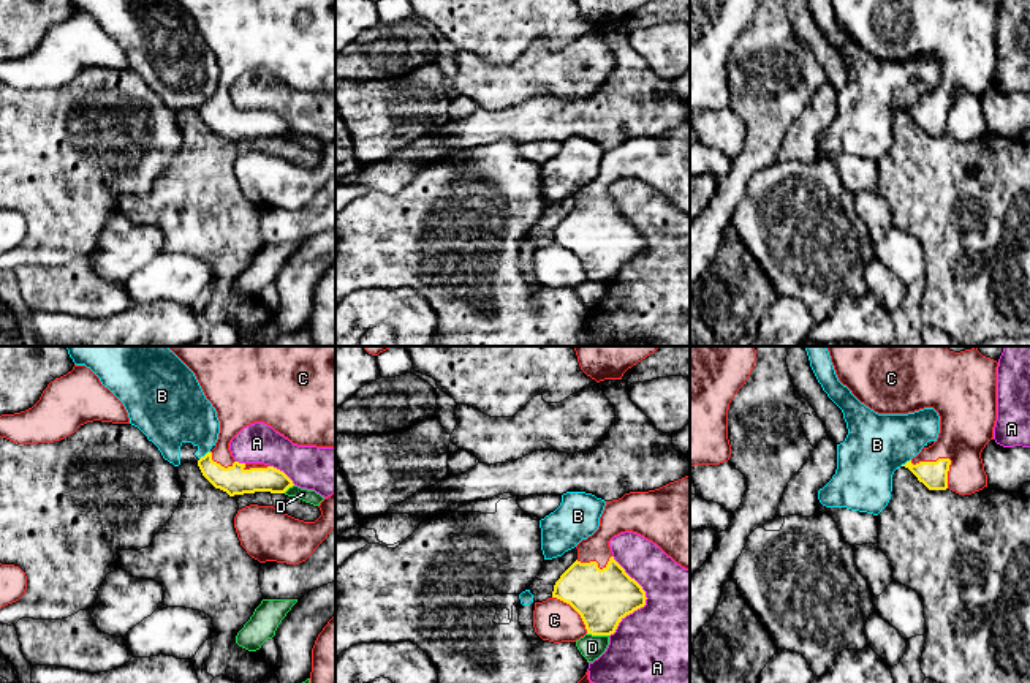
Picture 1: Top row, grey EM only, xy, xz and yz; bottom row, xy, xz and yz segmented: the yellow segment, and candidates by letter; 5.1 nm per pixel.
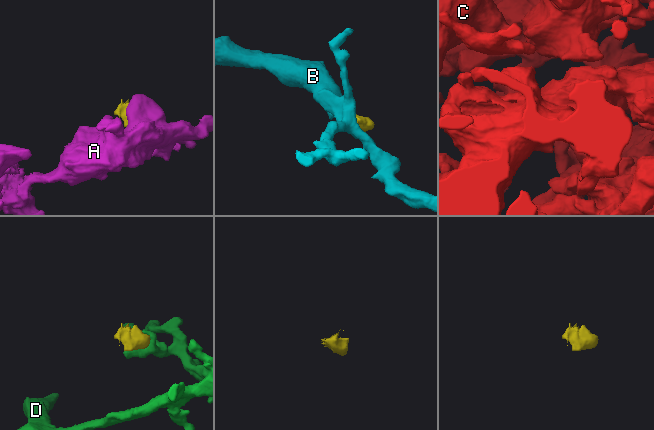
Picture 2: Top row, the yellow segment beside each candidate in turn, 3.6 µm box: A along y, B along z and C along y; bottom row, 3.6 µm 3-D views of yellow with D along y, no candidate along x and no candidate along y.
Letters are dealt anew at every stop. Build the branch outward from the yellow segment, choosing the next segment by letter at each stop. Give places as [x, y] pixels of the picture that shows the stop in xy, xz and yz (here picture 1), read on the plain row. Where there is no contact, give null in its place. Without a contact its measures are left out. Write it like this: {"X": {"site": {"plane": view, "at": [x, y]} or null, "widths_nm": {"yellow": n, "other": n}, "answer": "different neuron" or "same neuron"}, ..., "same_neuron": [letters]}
{"A": {"site": {"plane": "xz", "at": [646, 244]}, "widths_nm": {"yellow": 280, "other": 480}, "answer": "different neuron"}, "B": {"site": {"plane": "xy", "at": [206, 100]}, "widths_nm": {"yellow": 150, "other": 300}, "answer": "different neuron"}, "C": {"site": {"plane": "yz", "at": [943, 105]}, "widths_nm": {"yellow": 140, "other": 280}, "answer": "same neuron"}, "D": {"site": {"plane": "xz", "at": [598, 280]}, "widths_nm": {"yellow": 280, "other": 120}, "answer": "different neuron"}, "same_neuron": ["C"]}

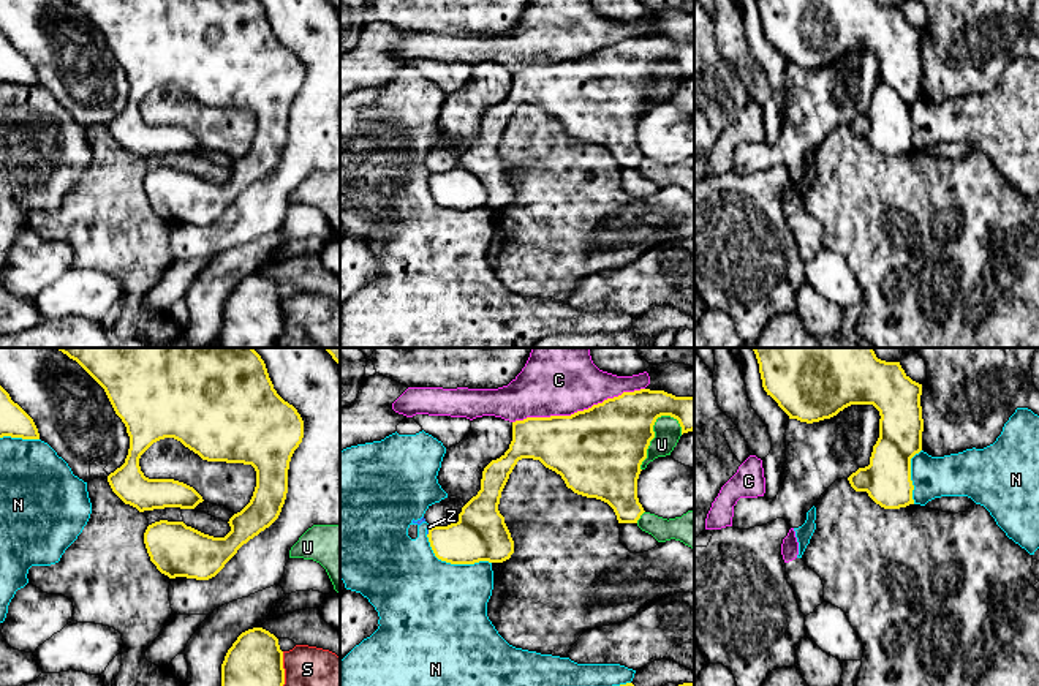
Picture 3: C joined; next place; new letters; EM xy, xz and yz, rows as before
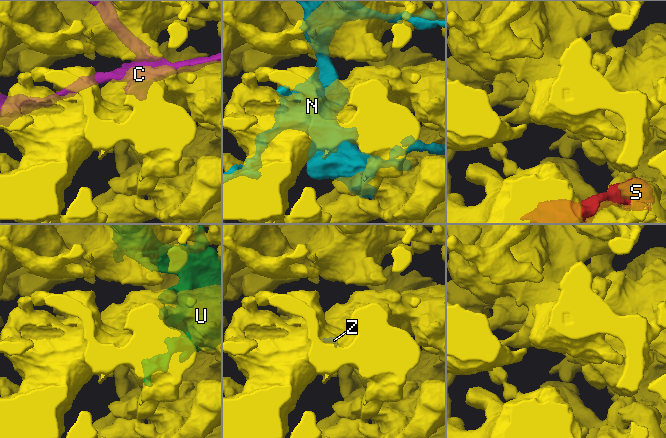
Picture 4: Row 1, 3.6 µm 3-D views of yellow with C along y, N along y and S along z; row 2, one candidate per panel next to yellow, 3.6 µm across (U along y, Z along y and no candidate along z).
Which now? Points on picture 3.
{"C": {"site": {"plane": "xz", "at": [578, 57]}, "widths_nm": {"yellow": 460, "other": 320}, "answer": "different neuron"}, "N": {"site": {"plane": "xz", "at": [453, 209]}, "widths_nm": {"yellow": 280, "other": 500}, "answer": "different neuron"}, "S": {"site": {"plane": "xy", "at": [283, 323]}, "widths_nm": {"yellow": 320, "other": 460}, "answer": "different neuron"}, "U": {"site": {"plane": "xz", "at": [653, 81]}, "widths_nm": {"yellow": 400, "other": 140}, "answer": "different neuron"}, "Z": {"site": {"plane": "xz", "at": [429, 177]}, "widths_nm": {"yellow": 260, "other": 20}, "answer": "different neuron"}, "same_neuron": []}

